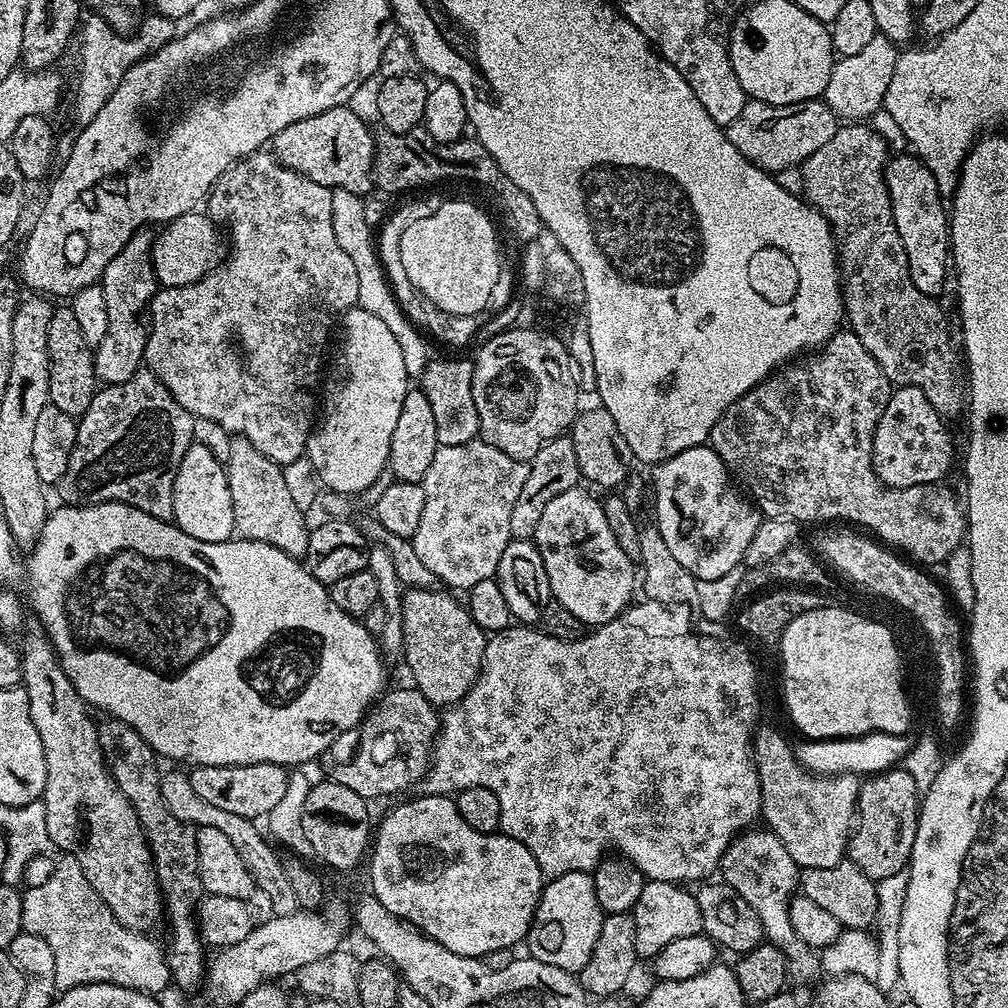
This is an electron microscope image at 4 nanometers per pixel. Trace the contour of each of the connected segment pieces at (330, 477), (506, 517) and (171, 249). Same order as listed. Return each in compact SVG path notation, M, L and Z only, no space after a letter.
M359 306L344 313L342 317L342 328L344 333L340 336L340 349L336 352L336 357L331 357L330 367L326 372L328 393L322 396L322 419L313 427L311 436L308 437L308 447L306 449L307 458L313 463L313 470L316 472L319 483L329 492L339 492L343 494L353 494L352 492L367 493L377 479L385 475L388 467L388 455L390 454L390 438L394 438L394 426L398 423L398 414L402 411L402 398L410 391L410 378L406 374L406 362L402 362L402 346L398 346L398 338L390 334L389 328L378 319L370 310L362 310Z
M479 438L462 446L437 448L434 462L430 462L430 470L426 470L422 481L426 506L422 506L418 530L410 539L414 550L418 550L418 558L422 558L422 563L435 574L441 585L452 590L467 590L478 586L478 582L495 577L498 558L502 558L502 550L506 550L513 539L510 534L510 510L514 510L514 501L522 490L522 482L526 482L527 473L528 464L525 461L510 458L510 454L502 454L502 450Z
M200 210L187 212L167 221L157 231L160 233L155 233L152 242L152 269L157 285L160 288L181 288L193 284L221 263L220 236L216 231L216 221Z

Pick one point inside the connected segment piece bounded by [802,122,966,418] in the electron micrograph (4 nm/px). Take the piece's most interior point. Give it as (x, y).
(905, 331)

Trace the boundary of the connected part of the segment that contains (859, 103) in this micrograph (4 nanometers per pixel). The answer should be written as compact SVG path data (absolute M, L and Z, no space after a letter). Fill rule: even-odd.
M878 32L873 41L858 54L841 57L832 66L823 100L844 120L866 120L883 107L886 89L894 74L894 62L898 55L897 45Z

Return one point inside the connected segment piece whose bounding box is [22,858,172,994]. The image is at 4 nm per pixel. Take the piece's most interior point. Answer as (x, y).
(90, 946)

